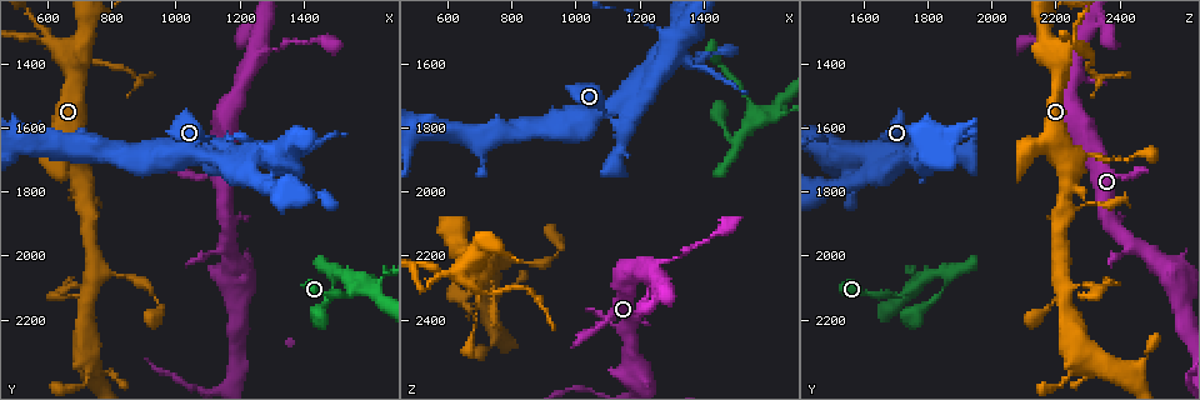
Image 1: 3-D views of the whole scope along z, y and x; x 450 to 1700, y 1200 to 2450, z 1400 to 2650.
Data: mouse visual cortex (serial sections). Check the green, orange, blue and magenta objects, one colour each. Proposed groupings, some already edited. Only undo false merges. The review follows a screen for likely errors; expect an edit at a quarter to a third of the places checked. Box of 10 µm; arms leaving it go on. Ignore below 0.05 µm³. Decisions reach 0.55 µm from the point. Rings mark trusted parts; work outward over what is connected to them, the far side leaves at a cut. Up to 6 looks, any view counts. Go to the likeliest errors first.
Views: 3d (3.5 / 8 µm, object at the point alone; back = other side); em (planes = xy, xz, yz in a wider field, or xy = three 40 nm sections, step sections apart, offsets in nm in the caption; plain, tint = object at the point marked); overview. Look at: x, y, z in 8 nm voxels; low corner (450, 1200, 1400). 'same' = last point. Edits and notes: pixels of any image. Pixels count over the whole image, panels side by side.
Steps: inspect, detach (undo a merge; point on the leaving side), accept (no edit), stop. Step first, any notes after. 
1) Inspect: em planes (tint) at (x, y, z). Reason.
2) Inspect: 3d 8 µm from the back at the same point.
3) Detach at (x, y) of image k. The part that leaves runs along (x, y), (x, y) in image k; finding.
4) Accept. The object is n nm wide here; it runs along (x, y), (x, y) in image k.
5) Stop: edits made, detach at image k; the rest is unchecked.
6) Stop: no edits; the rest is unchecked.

Inspect: 3d 3.5 µm at (1550, 2100, 1750). Looks like a crossing.

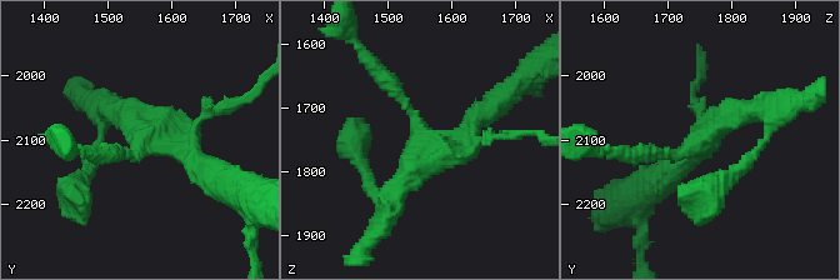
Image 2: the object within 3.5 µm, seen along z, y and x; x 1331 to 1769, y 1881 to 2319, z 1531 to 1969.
Inspect: em xy step 3 (tint) at (1560, 2105, 1755). Need the tissue.

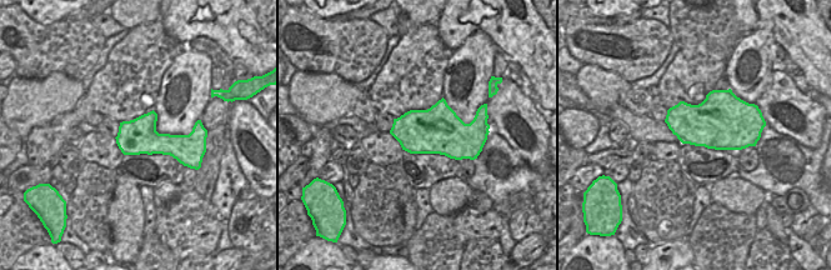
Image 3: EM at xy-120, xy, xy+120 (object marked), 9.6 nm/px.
Accept. It runs along (640, 153), (679, 156), (765, 110) in image 2; one cell here.

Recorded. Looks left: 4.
Inspect: 3d 3.5 µm at (630, 1340, 2240).

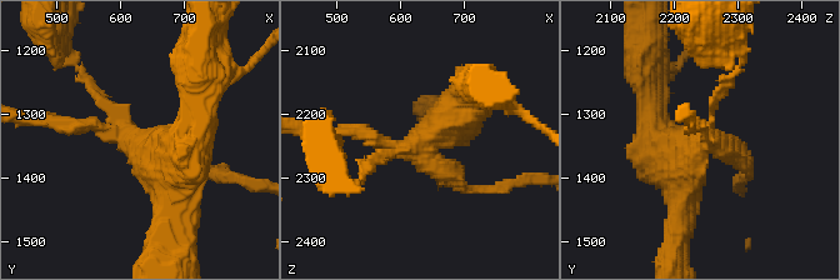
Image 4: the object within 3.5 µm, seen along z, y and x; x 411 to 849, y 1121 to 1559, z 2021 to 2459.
Detach at (371, 140) of image 4. The part that leaves runs along (421, 150), (460, 186), (521, 180) in image 4; two cells meet here.

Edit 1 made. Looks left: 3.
Inspect: 3d 3.5 µm at (1200, 1680, 1730). Sharp bend.

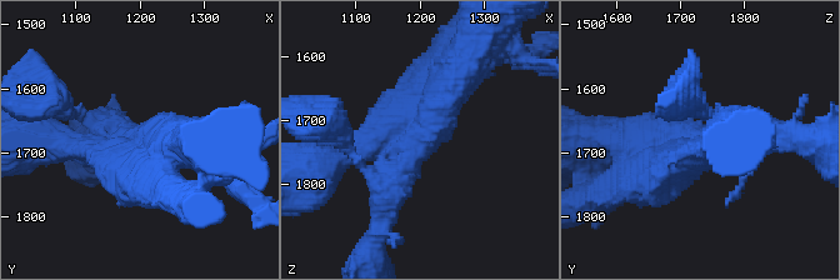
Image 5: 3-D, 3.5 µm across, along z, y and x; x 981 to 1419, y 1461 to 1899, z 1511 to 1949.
Inspect: em xy step 3 (tint) at (1200, 1685, 1725). Now the EM.

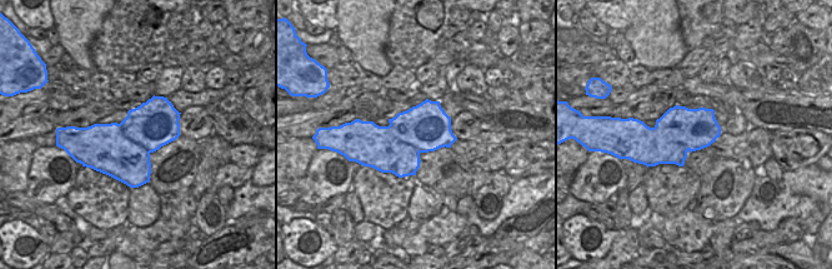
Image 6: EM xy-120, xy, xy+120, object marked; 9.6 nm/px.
Detach at (670, 193) of image 5. A border runs along (655, 126), (667, 140), (688, 149) in image 6; a second cell is stuck on.

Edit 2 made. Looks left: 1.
Stop: edits made, detach at image 4, detach at image 5; the rest is unchecked.

